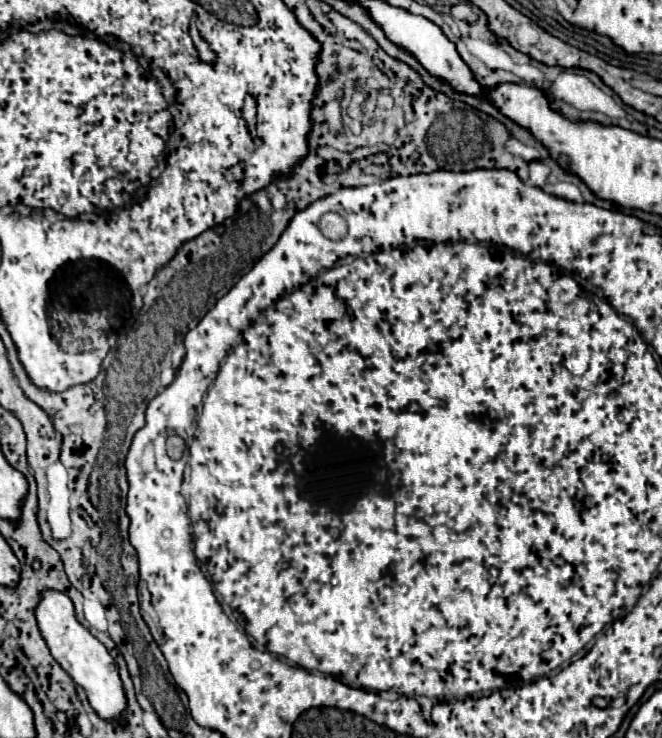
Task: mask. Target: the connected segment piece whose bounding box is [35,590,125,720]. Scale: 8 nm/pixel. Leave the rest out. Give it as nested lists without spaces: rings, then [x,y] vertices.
[[[43,590],[41,600],[35,608],[35,618],[51,656],[87,692],[93,710],[105,720],[121,718],[121,712],[125,708],[125,692],[117,672],[117,664],[113,656],[107,652],[107,648],[83,624],[77,622],[75,608],[69,596],[57,590]]]

